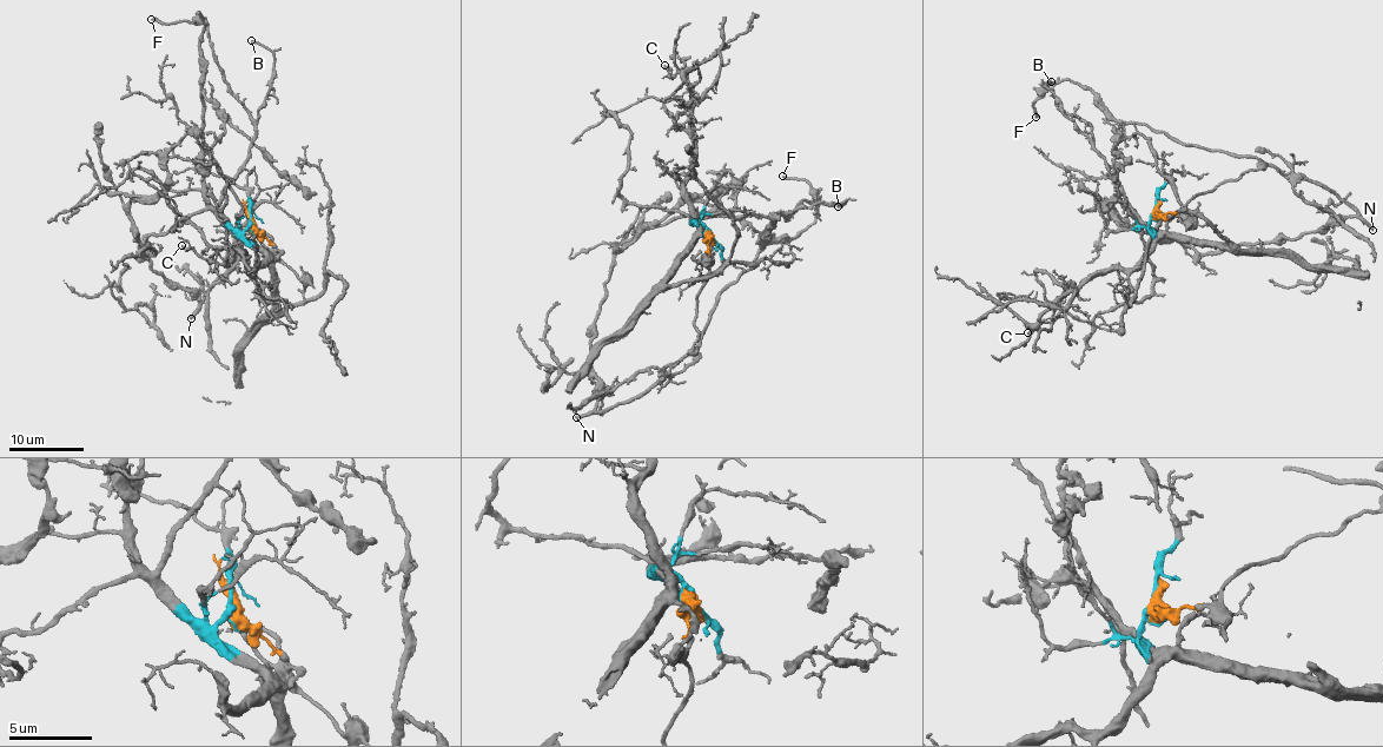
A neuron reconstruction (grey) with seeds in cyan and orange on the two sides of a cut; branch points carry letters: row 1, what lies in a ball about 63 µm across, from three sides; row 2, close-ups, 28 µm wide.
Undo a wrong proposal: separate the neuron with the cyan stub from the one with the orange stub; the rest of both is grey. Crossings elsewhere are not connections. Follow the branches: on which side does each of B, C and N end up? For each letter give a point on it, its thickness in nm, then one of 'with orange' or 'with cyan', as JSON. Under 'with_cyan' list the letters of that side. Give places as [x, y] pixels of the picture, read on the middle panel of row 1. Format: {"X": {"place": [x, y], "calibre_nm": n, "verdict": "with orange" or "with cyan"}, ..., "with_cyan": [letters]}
{"B": {"place": [838, 206], "calibre_nm": 150, "verdict": "with cyan"}, "C": {"place": [664, 65], "calibre_nm": 110, "verdict": "with cyan"}, "N": {"place": [576, 417], "calibre_nm": 360, "verdict": "with orange"}, "with_cyan": ["B", "C"]}

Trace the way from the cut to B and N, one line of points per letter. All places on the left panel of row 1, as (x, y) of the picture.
B: (250, 222), (245, 227), (237, 230), (218, 207), (247, 158), (272, 71), (273, 53), (252, 41)
N: (250, 222), (275, 245), (251, 224), (239, 227), (231, 268), (212, 282), (191, 318)

